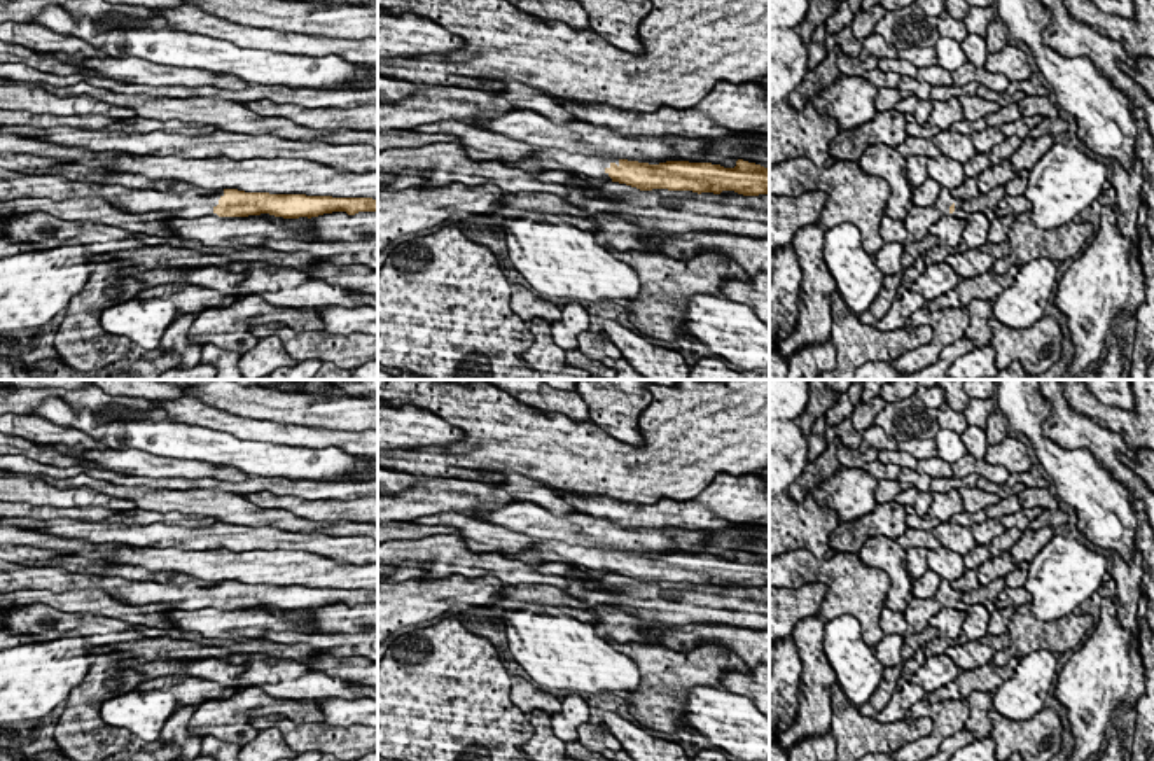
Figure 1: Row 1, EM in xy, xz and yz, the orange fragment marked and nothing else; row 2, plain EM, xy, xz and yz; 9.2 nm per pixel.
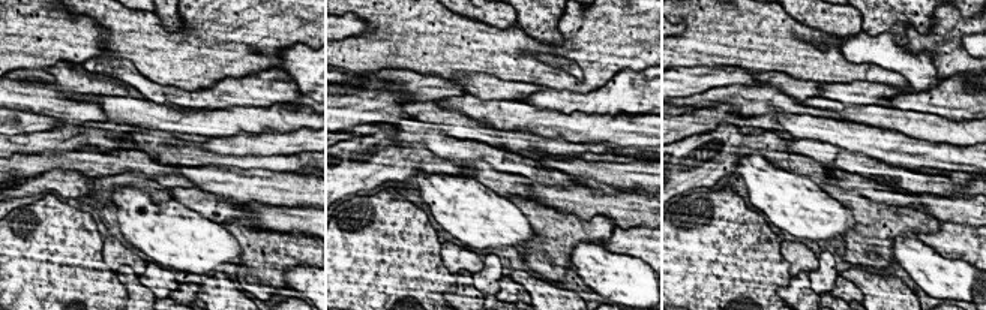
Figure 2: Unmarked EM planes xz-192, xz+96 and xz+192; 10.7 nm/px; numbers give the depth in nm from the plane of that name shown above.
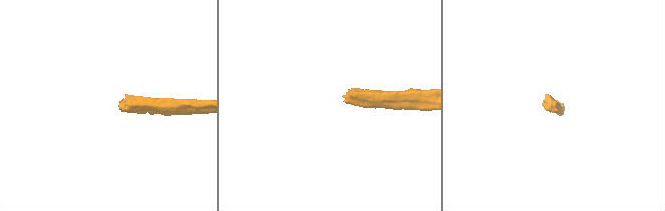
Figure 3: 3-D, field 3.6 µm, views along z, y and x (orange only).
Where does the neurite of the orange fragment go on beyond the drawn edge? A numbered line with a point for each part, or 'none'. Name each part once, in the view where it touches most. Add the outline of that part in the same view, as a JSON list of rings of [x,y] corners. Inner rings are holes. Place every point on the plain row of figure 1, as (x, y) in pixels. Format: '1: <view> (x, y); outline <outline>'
1: xz (590, 560); outline [[[547,541],[546,544],[533,544],[521,553],[504,553],[504,555],[505,558],[521,560],[532,567],[539,567],[549,562],[568,563],[596,579],[612,574],[612,570],[605,563],[607,560],[610,560],[612,555],[619,558],[619,551],[615,549],[584,548],[579,544],[567,544],[561,541]]]

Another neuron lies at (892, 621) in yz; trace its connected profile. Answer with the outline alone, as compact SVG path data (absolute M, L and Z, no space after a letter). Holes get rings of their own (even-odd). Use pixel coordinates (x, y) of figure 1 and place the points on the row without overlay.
M888 607L881 609L881 630L883 630L883 635L893 635L893 633L900 637L911 635L907 632L907 621L904 618L904 612L895 612Z

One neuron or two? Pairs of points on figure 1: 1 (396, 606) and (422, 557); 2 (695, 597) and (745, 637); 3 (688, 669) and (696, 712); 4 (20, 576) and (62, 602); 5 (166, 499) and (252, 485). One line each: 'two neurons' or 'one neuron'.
1: two neurons
2: two neurons
3: two neurons
4: two neurons
5: two neurons

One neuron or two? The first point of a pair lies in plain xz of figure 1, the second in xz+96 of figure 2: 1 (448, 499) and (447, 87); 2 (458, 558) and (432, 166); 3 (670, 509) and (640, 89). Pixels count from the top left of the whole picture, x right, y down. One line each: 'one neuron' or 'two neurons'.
1: one neuron
2: two neurons
3: one neuron

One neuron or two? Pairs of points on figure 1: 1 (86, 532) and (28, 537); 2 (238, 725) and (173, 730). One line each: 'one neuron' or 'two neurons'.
1: two neurons
2: two neurons

